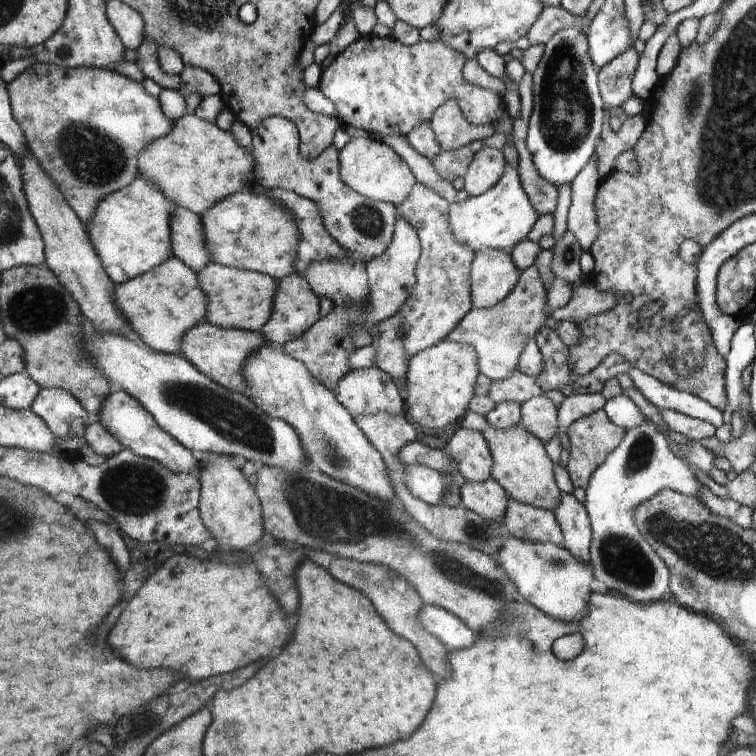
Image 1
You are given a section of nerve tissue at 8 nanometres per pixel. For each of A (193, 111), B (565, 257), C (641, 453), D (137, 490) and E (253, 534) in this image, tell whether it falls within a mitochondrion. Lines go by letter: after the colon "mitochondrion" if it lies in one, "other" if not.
A: other
B: mitochondrion
C: mitochondrion
D: mitochondrion
E: other

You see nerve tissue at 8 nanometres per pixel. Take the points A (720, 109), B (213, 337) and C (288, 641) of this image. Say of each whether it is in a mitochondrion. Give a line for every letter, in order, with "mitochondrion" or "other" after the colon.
A: mitochondrion
B: other
C: other

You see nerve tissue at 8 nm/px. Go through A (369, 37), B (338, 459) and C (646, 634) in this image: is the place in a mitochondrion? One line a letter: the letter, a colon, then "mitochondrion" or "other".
A: other
B: mitochondrion
C: other

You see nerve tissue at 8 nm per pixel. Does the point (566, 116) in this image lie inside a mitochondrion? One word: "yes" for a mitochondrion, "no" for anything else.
yes

